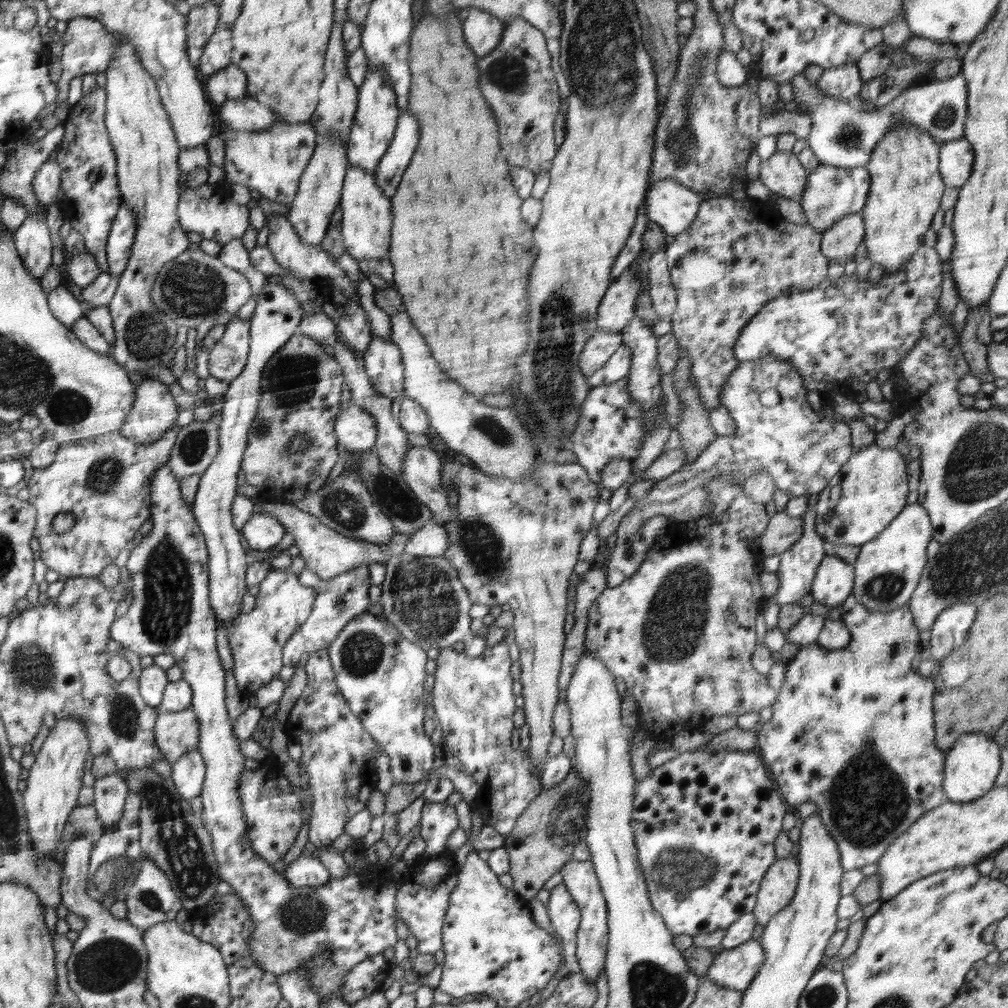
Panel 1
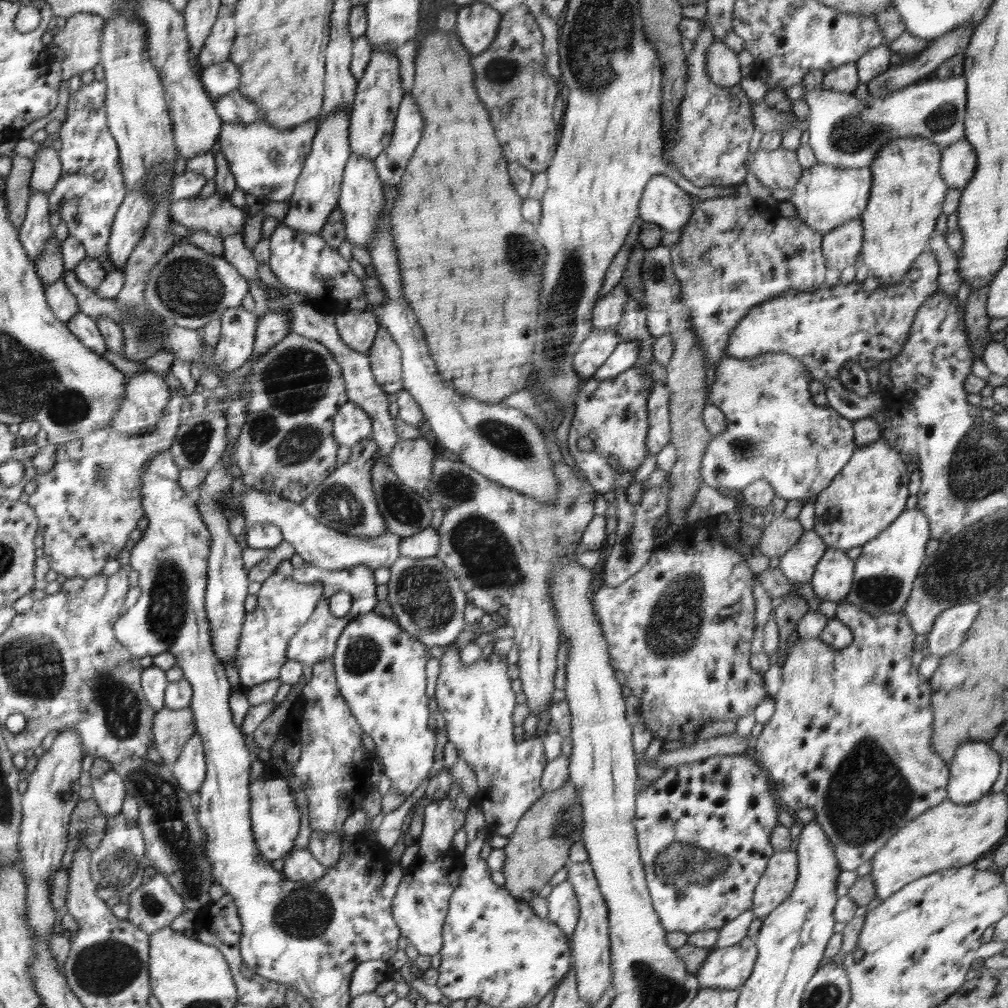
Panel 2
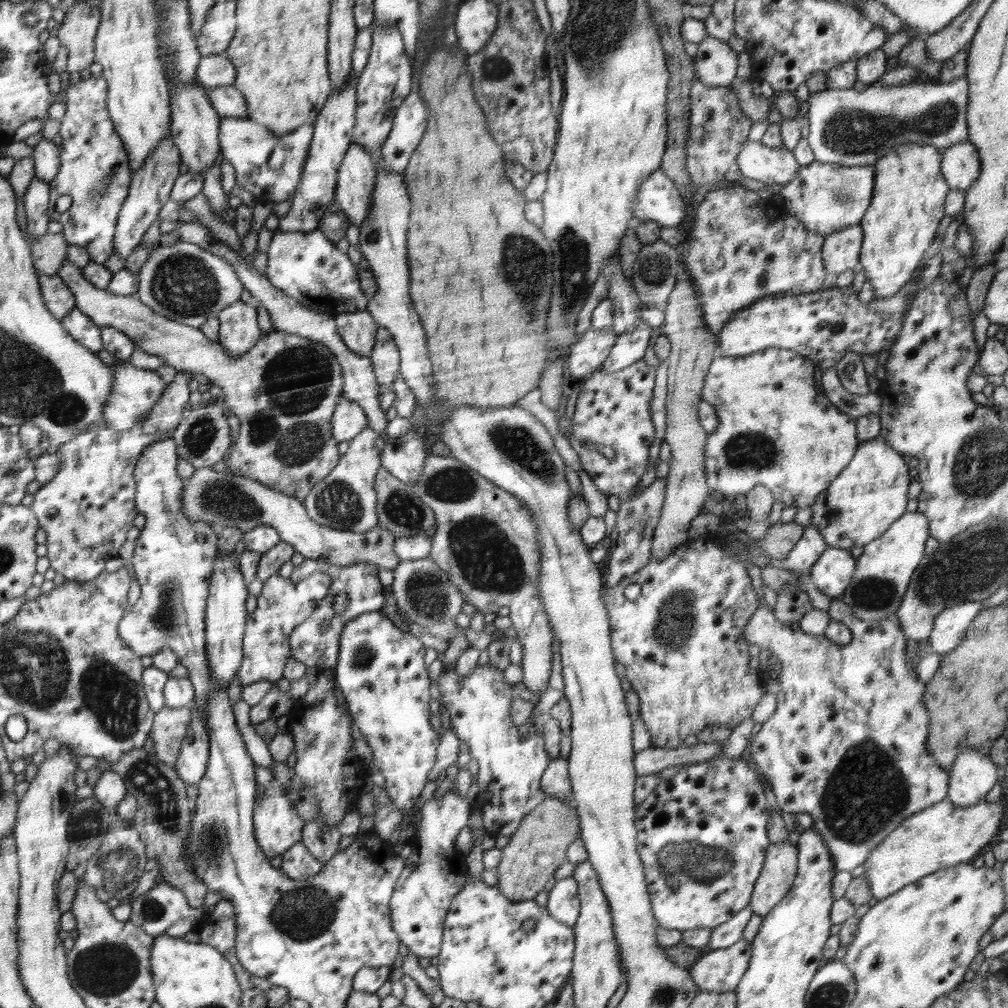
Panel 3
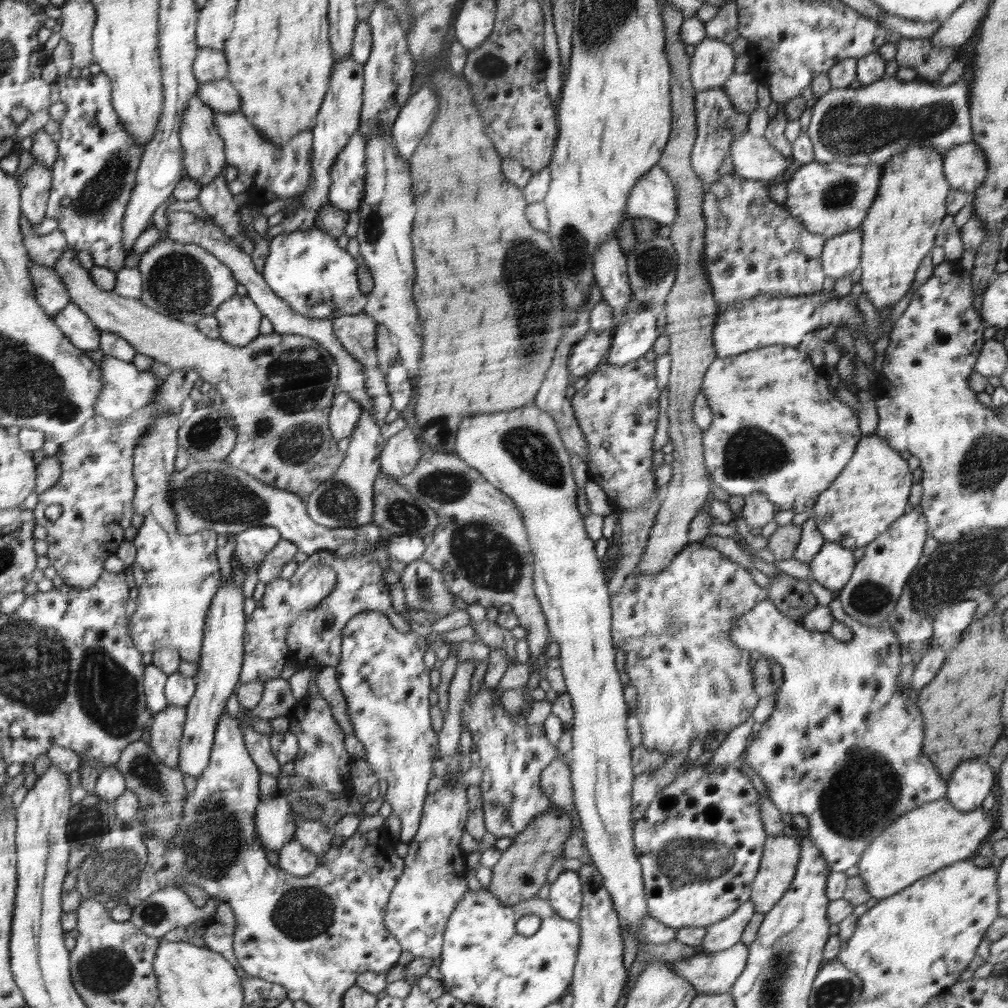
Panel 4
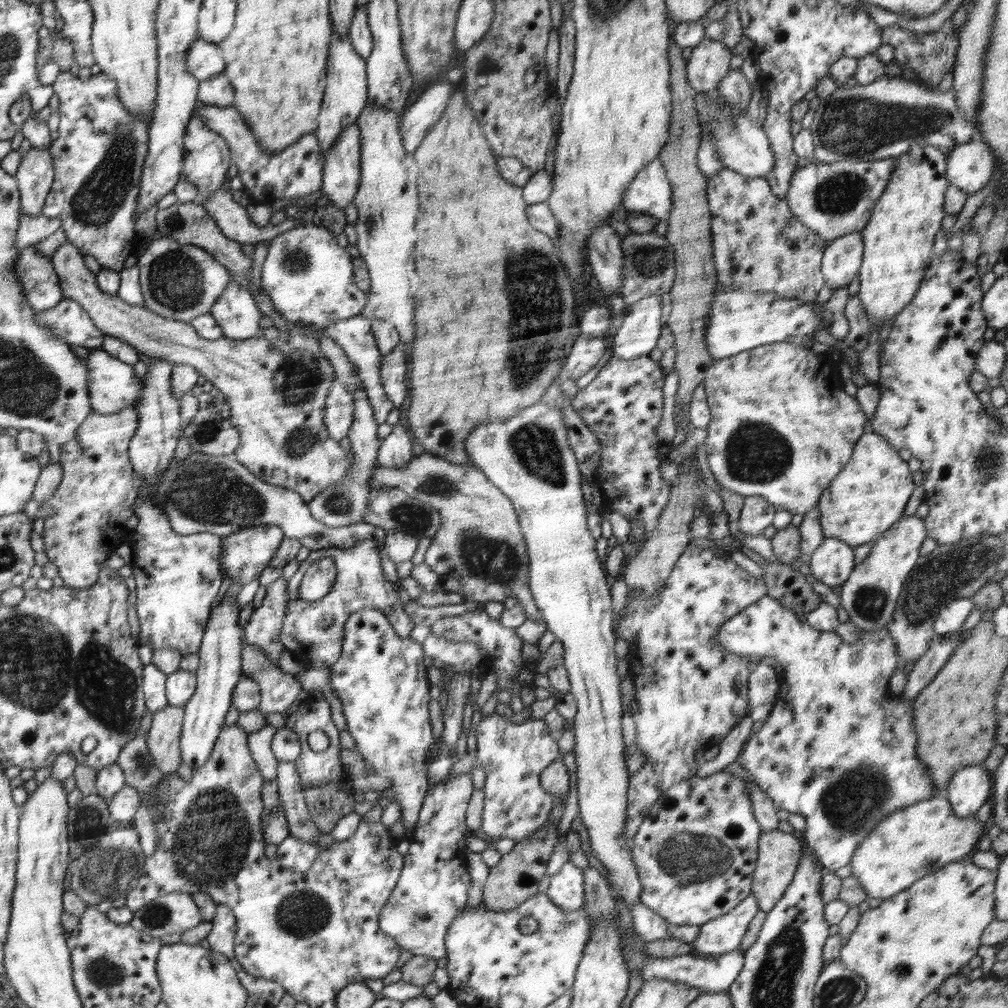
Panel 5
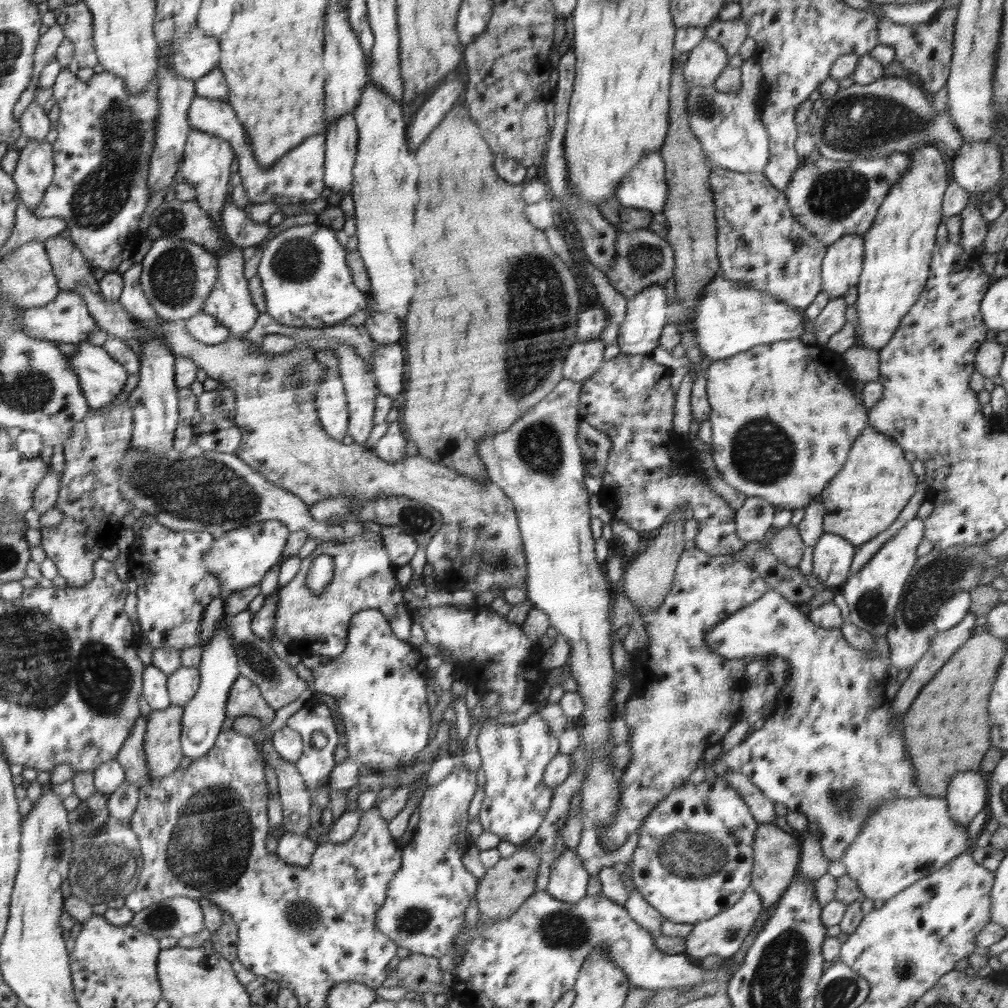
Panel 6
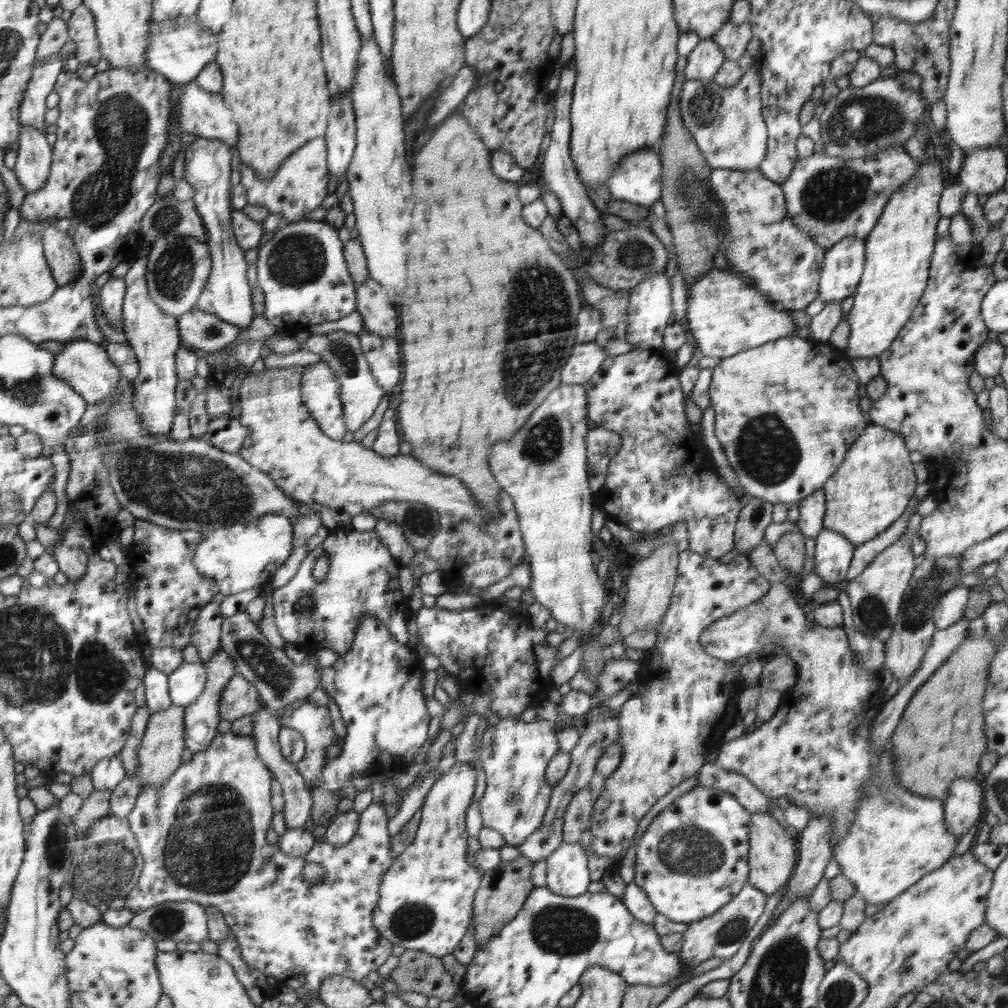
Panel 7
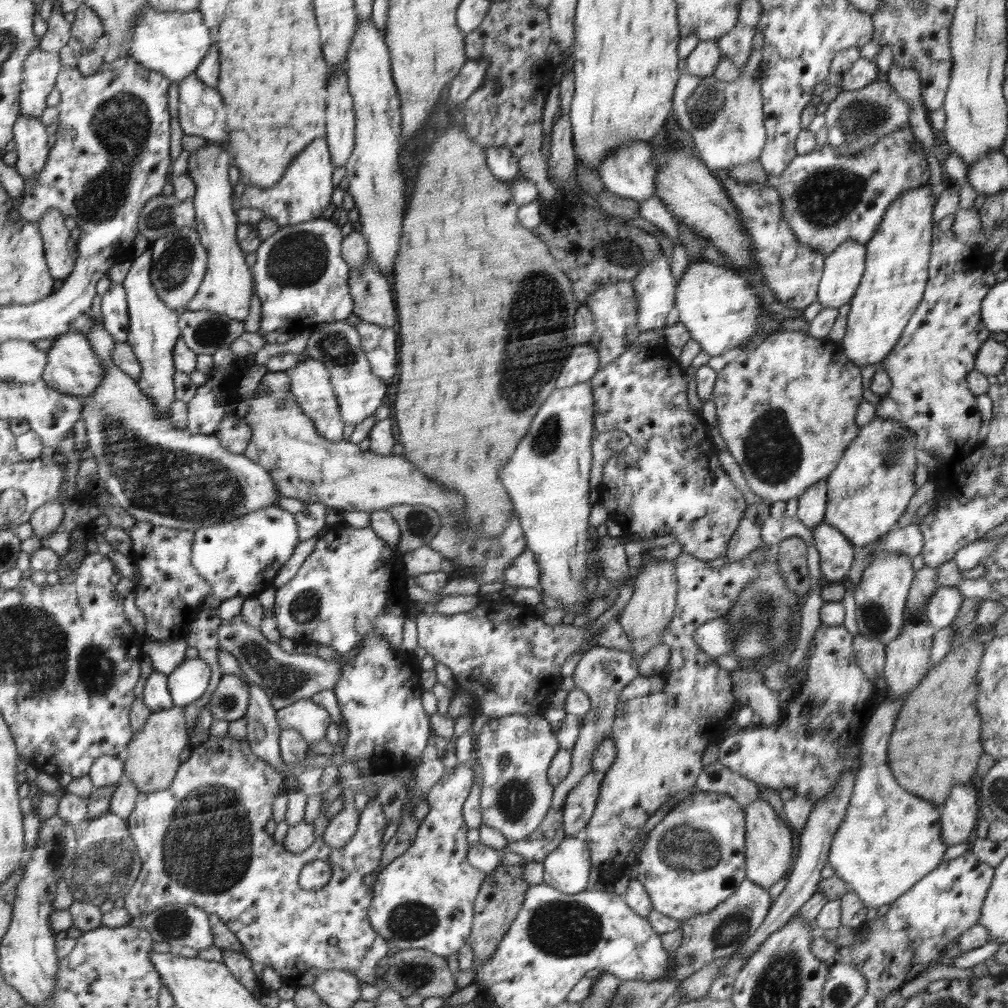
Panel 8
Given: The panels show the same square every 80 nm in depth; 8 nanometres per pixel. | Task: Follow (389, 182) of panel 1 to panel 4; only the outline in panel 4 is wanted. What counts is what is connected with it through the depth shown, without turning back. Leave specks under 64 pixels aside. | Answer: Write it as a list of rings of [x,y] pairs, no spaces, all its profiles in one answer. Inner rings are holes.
[[[425,84],[408,99],[391,126],[391,142],[399,157],[409,160],[436,114],[436,96]]]

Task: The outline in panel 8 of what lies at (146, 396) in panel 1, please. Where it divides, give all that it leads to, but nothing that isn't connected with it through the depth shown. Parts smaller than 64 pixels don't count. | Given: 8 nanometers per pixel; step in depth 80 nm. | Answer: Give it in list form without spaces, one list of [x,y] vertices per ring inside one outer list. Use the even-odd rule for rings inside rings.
[[[69,330],[55,338],[54,345],[47,352],[47,367],[43,371],[44,381],[60,392],[80,396],[90,396],[103,382],[104,367],[100,357],[94,352],[88,337],[79,330]]]

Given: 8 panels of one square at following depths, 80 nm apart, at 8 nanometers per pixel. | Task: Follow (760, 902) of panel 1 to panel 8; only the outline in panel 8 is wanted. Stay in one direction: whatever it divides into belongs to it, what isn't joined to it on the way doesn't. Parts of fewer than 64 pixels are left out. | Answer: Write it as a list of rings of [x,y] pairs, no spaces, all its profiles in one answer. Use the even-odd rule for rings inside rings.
[[[761,797],[754,802],[749,802],[744,807],[745,812],[745,844],[746,844],[746,876],[748,880],[772,888],[781,878],[786,876],[792,860],[792,831],[788,822],[781,815],[776,814],[768,801]]]

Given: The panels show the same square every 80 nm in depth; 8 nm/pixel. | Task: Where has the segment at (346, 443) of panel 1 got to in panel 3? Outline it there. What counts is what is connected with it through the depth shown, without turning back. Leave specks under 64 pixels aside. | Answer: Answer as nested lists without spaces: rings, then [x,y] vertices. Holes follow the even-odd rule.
[[[343,396],[333,413],[331,426],[334,437],[346,442],[358,436],[369,424],[362,407]]]

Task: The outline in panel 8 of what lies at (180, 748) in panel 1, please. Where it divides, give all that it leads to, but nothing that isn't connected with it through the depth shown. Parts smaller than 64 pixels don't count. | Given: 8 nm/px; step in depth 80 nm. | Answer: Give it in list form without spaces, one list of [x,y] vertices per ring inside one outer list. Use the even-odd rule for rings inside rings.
[[[172,706],[171,709],[150,714],[144,727],[135,731],[130,745],[123,754],[123,779],[134,782],[139,793],[152,794],[168,790],[176,778],[180,766],[180,753],[188,746],[184,707]]]

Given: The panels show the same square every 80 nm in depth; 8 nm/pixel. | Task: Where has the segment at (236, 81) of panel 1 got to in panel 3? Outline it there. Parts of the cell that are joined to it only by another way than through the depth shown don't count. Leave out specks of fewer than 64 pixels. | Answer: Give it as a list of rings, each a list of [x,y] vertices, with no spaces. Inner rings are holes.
[[[226,52],[201,57],[196,80],[200,81],[202,86],[207,88],[234,86],[234,78],[236,72]]]

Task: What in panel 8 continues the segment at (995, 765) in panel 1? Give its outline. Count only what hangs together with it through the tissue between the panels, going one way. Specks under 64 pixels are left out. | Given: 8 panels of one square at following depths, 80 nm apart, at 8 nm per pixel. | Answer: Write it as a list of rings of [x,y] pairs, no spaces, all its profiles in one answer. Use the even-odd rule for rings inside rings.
[[[964,784],[964,786],[954,786],[950,796],[945,800],[945,803],[940,807],[940,824],[941,837],[943,845],[946,848],[960,845],[968,840],[970,832],[977,828],[979,819],[980,798],[976,797],[976,788],[972,784]]]

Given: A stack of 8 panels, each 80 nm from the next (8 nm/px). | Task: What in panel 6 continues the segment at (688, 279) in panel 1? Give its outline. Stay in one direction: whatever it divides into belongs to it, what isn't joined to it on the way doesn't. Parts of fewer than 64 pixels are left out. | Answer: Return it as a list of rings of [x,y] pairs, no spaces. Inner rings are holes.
[[[713,168],[709,185],[714,195],[715,221],[717,227],[718,261],[720,274],[765,295],[786,302],[788,306],[805,310],[822,291],[821,266],[827,246],[818,242],[810,230],[800,225],[792,216],[783,191],[772,186],[763,173],[740,173],[735,170]]]

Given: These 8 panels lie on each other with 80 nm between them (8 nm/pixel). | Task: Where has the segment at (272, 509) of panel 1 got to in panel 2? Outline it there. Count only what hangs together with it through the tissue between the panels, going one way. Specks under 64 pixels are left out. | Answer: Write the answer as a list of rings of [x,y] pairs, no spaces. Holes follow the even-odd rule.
[[[253,486],[242,493],[233,495],[232,487],[225,490],[219,498],[220,506],[224,508],[224,514],[228,517],[235,517],[242,510],[245,518],[245,530],[252,525],[272,523],[280,527],[283,533],[283,540],[293,544],[295,553],[299,554],[305,562],[315,563],[316,566],[326,570],[351,569],[356,565],[366,565],[372,569],[388,567],[400,559],[399,544],[403,537],[386,530],[380,536],[352,536],[342,531],[334,530],[332,527],[324,526],[314,515],[304,508],[302,503],[286,499],[264,490],[256,490]]]

